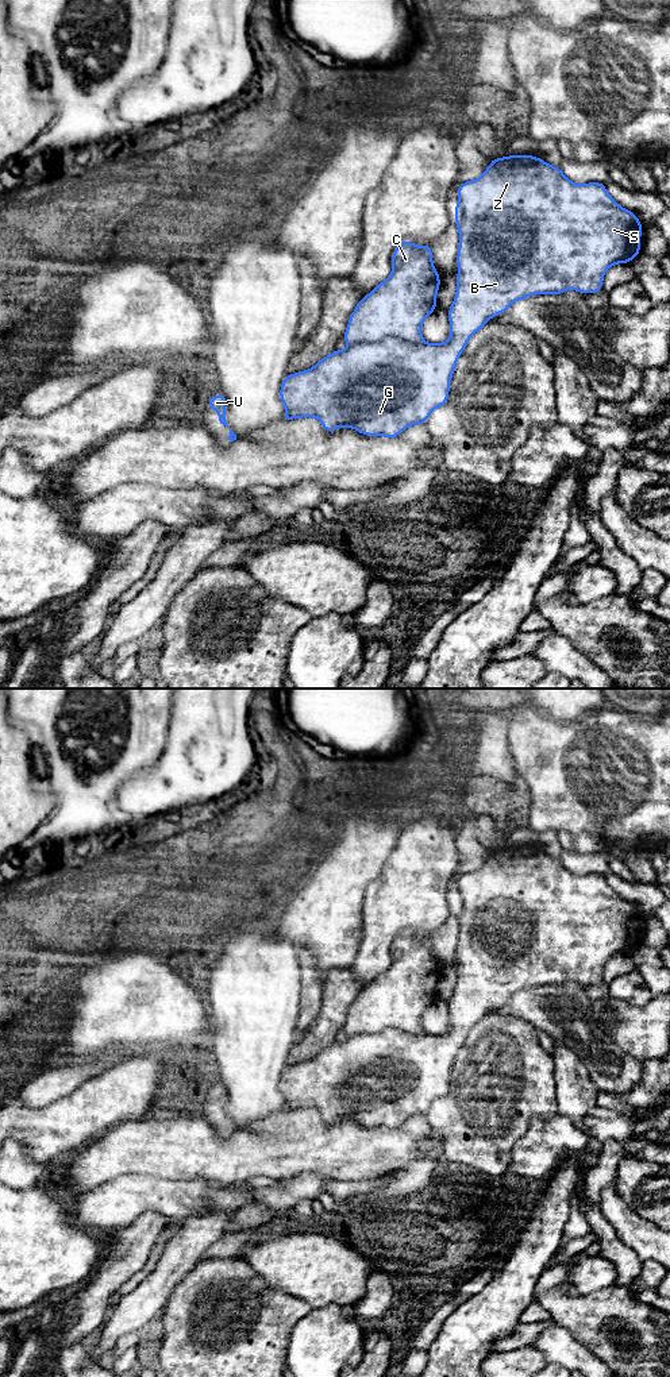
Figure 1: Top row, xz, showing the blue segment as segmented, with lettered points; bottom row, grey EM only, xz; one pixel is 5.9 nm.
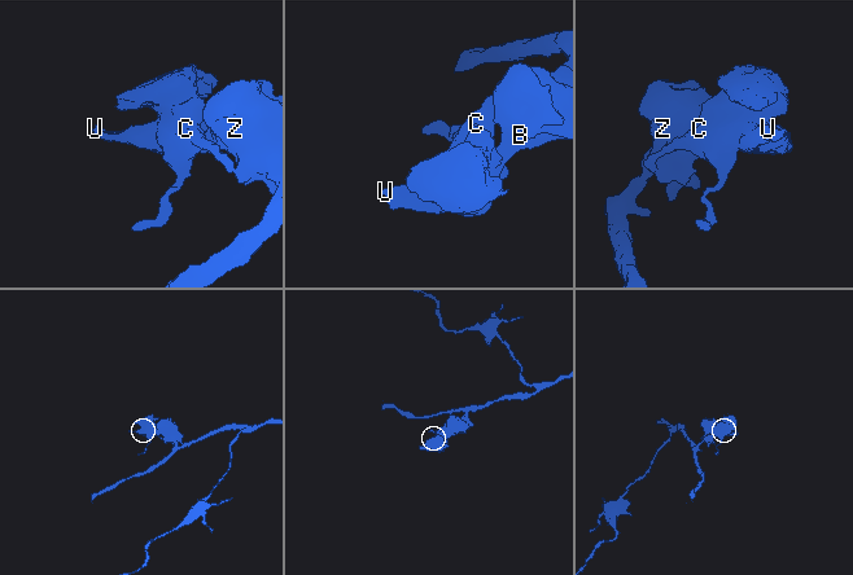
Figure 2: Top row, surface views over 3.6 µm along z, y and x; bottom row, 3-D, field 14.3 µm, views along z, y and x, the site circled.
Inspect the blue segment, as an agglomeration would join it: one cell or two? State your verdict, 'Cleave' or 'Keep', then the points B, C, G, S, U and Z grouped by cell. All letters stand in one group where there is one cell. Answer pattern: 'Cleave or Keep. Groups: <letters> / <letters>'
Cleave. Groups: B G S U Z / C

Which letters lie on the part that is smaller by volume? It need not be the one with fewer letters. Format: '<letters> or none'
C

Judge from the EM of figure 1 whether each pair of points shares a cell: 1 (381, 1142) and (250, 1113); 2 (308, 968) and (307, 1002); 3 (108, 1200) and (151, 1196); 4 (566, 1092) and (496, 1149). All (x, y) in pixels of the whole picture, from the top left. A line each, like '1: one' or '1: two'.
1: two
2: one
3: one
4: two

